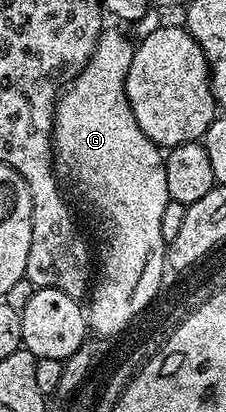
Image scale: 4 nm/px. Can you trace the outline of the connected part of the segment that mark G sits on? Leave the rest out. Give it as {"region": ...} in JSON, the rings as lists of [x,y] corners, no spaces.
{"region":[[[105,28],[103,32],[101,32],[100,37],[96,41],[96,49],[92,52],[92,57],[86,63],[86,67],[76,76],[75,81],[73,81],[71,85],[67,86],[67,88],[65,88],[63,92],[61,92],[56,102],[56,108],[54,110],[54,120],[52,123],[52,132],[50,134],[52,139],[52,147],[54,150],[55,168],[59,170],[59,172],[63,174],[63,176],[65,173],[65,175],[68,176],[70,180],[72,180],[73,187],[76,188],[77,191],[80,192],[82,196],[84,196],[85,203],[88,204],[89,207],[92,208],[93,211],[96,212],[98,216],[100,216],[100,253],[98,249],[99,268],[95,270],[94,280],[91,282],[91,285],[90,285],[90,296],[87,298],[87,301],[86,301],[86,320],[88,323],[88,328],[89,330],[91,330],[93,334],[97,333],[95,334],[95,336],[100,339],[103,339],[102,337],[118,336],[119,333],[122,332],[123,329],[126,328],[127,325],[130,324],[131,321],[134,320],[135,317],[138,316],[139,313],[142,312],[143,309],[146,308],[147,305],[150,304],[151,301],[155,299],[156,296],[159,295],[160,284],[162,284],[164,281],[164,273],[166,274],[166,243],[162,239],[162,215],[166,212],[166,207],[168,206],[168,202],[169,202],[168,192],[166,191],[166,167],[164,166],[165,154],[162,152],[161,146],[155,145],[155,143],[153,143],[151,139],[149,139],[148,136],[144,134],[144,132],[142,131],[142,127],[138,127],[138,119],[134,119],[134,111],[130,107],[130,103],[128,102],[128,97],[124,94],[124,92],[126,91],[126,75],[130,71],[130,63],[132,62],[133,48],[134,48],[133,42],[131,43],[128,42],[127,39],[124,38],[123,35],[120,34],[118,30]]]}

